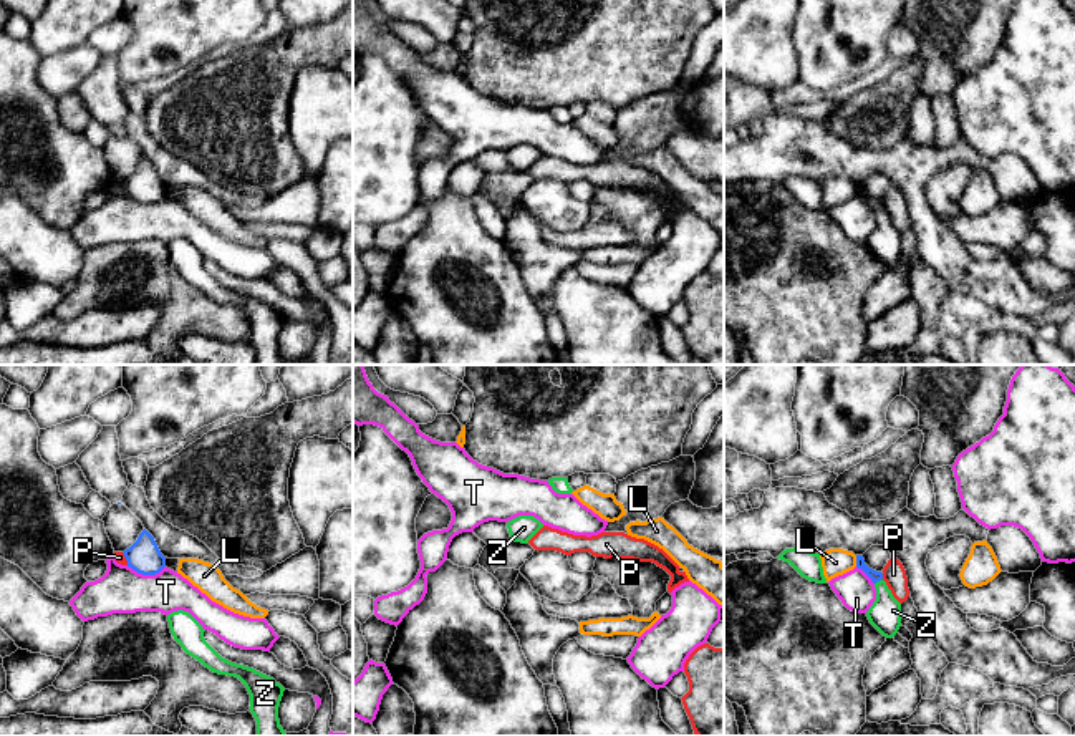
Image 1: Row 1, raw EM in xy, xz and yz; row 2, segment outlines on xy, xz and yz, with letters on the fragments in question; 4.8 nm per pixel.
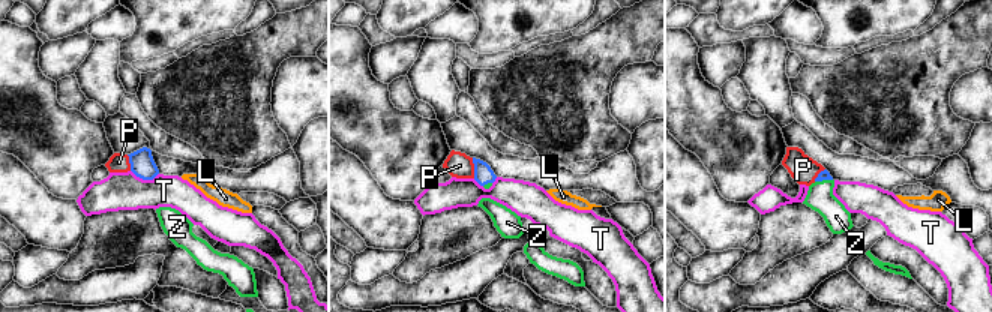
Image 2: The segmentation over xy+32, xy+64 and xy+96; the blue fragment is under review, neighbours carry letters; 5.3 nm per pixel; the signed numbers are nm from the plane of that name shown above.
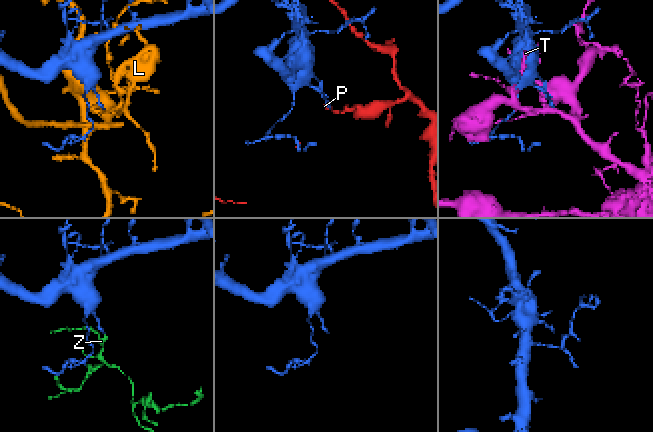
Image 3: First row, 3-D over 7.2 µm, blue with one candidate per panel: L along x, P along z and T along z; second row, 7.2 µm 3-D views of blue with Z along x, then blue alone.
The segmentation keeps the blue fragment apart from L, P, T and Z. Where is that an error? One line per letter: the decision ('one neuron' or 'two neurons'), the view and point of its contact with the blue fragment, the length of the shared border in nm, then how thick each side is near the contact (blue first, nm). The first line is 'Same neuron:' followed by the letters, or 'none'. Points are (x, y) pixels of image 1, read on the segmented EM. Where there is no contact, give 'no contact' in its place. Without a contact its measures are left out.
Same neuron: Z
L: two neurons | yz (857, 561) | 60 nm | 50/130 nm
P: two neurons | yz (882, 577) | 30 nm | 50/110 nm
T: two neurons | xy (146, 574) | 190 nm | 160/220 nm
Z: one neuron | yz (878, 581) | 50 nm | 50/160 nm

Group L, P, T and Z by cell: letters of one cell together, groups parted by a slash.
L / P / T / Z

